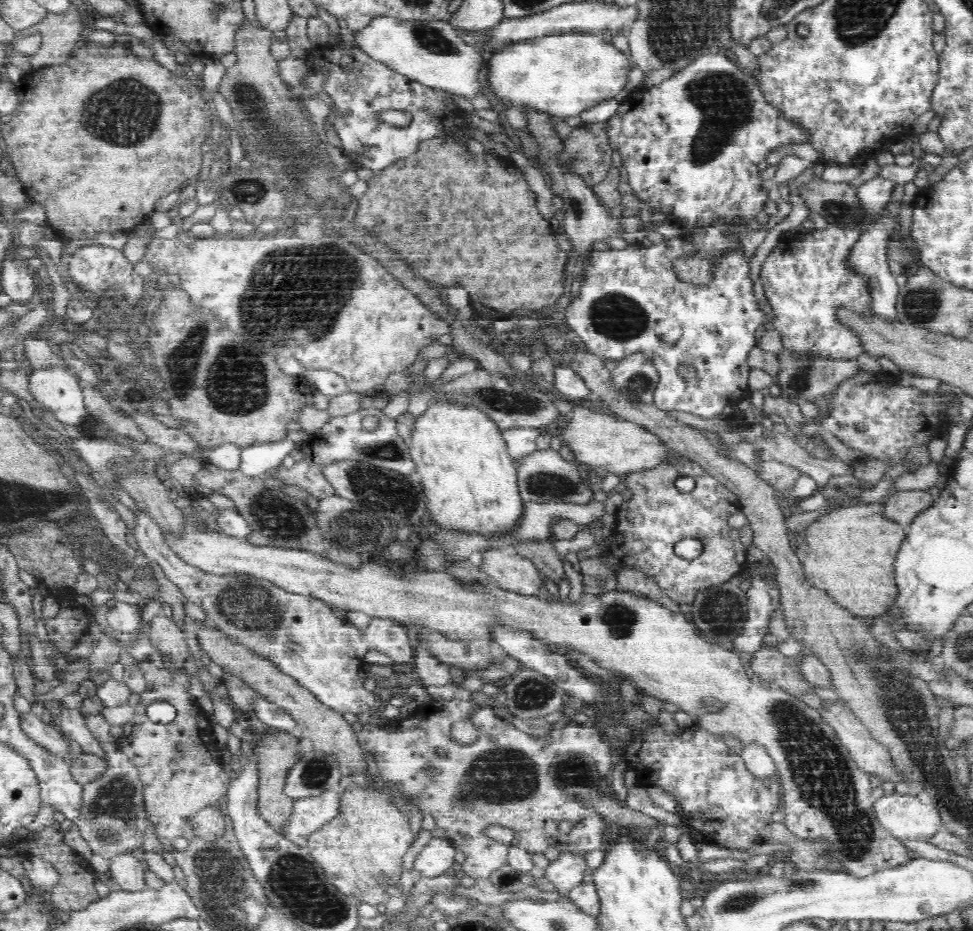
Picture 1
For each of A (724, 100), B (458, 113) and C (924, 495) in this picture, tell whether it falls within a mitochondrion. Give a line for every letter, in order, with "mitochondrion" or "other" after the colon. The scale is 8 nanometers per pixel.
A: mitochondrion
B: other
C: other

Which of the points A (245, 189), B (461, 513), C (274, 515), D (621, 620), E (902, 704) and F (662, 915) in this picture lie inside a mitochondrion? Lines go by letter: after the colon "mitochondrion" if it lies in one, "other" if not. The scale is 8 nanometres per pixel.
A: mitochondrion
B: other
C: mitochondrion
D: mitochondrion
E: mitochondrion
F: other

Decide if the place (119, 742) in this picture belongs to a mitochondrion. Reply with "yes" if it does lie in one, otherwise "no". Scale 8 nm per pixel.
no

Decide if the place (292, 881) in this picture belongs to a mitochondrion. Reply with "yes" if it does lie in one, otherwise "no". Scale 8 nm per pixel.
yes

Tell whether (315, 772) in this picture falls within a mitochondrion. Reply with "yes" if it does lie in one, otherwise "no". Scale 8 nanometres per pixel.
yes

